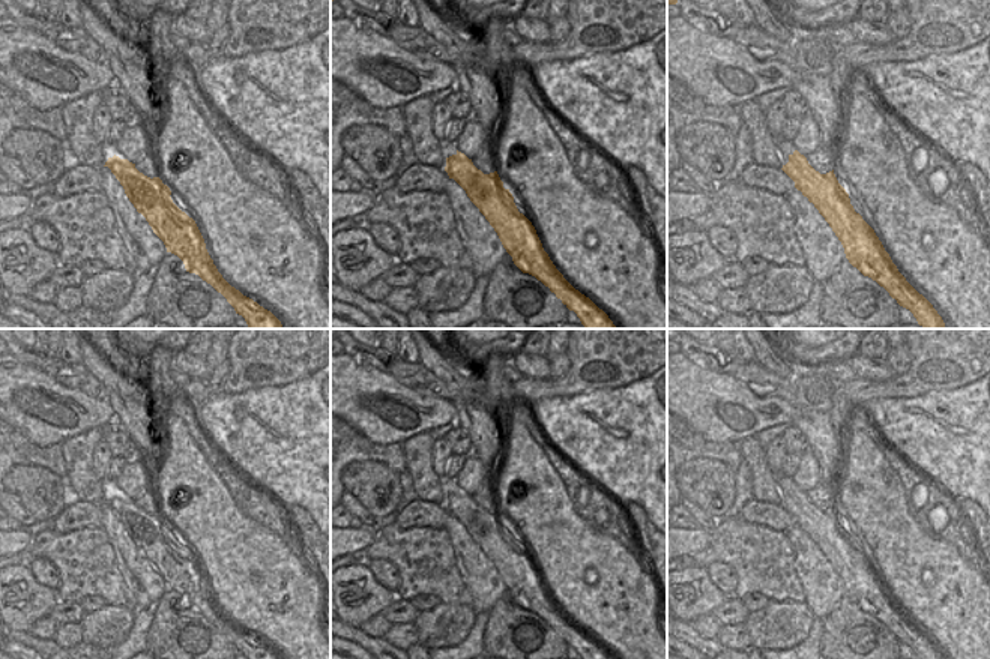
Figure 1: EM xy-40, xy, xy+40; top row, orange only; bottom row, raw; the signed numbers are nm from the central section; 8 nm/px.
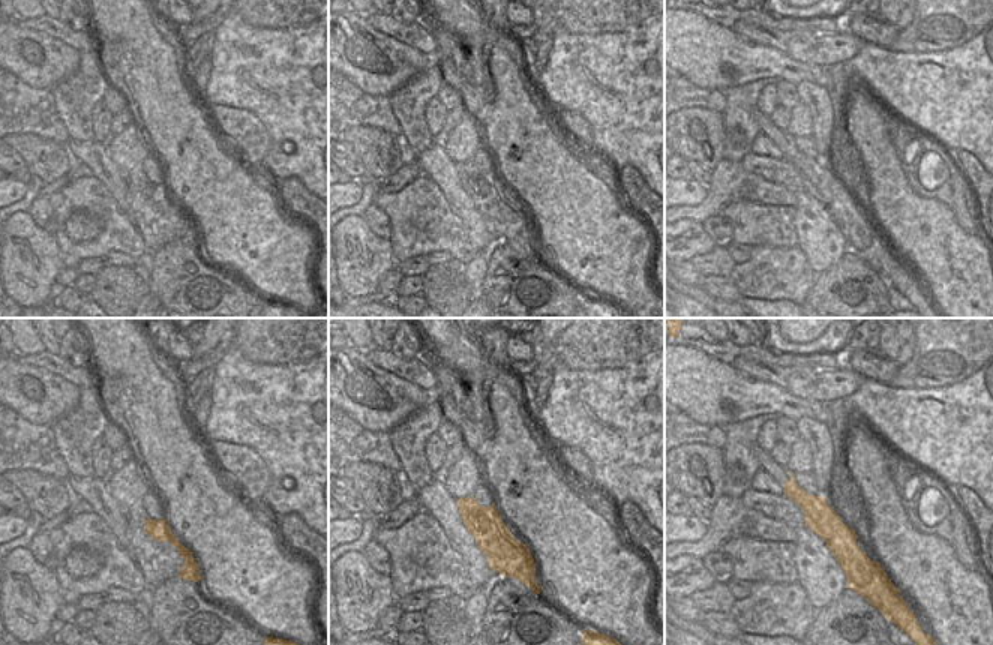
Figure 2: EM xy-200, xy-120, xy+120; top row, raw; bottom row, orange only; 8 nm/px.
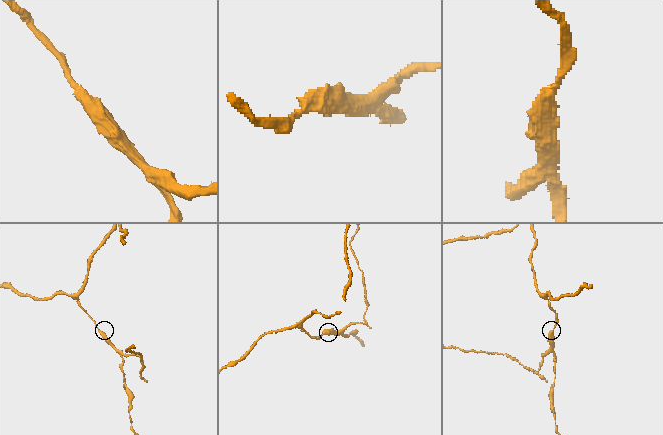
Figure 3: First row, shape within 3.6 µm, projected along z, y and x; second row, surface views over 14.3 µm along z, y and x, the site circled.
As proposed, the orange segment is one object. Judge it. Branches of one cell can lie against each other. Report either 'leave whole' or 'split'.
split

